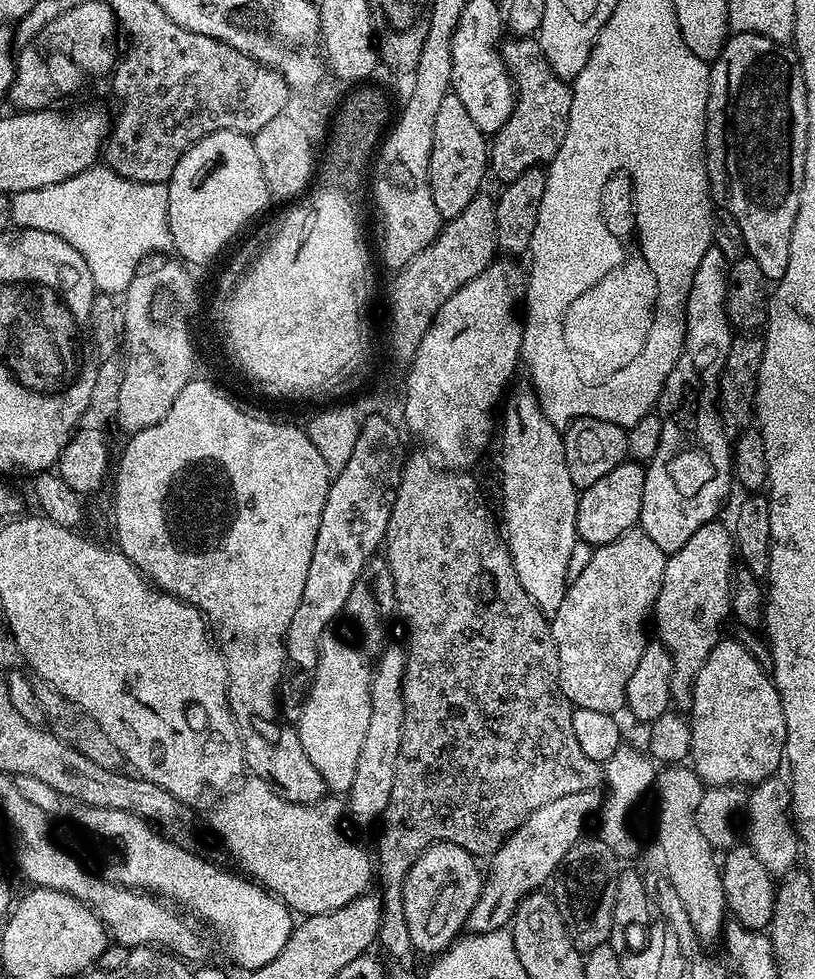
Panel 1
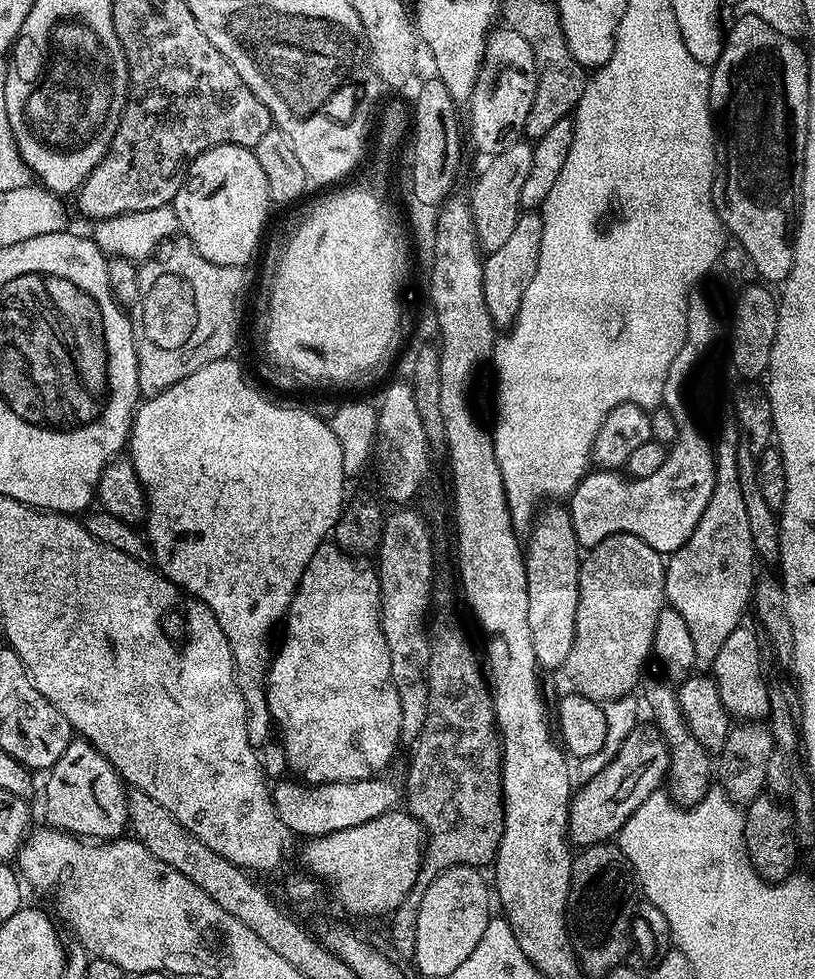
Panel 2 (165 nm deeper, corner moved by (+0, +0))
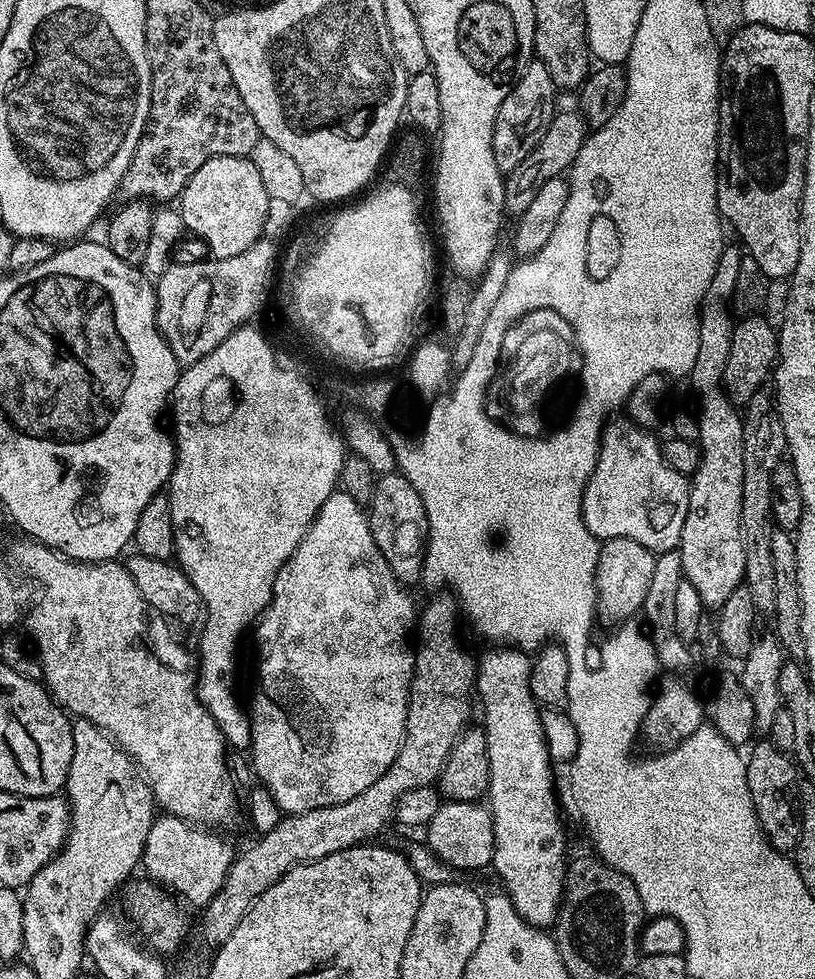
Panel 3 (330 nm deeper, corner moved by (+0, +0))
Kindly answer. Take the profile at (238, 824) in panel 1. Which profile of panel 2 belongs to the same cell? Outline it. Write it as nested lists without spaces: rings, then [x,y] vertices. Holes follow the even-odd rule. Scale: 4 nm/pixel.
[[[393,810],[370,822],[362,822],[362,826],[350,826],[350,830],[311,837],[305,843],[308,845],[304,848],[304,864],[313,877],[340,888],[340,904],[346,911],[356,916],[374,916],[382,912],[391,914],[416,884],[425,843],[424,827],[407,810]]]

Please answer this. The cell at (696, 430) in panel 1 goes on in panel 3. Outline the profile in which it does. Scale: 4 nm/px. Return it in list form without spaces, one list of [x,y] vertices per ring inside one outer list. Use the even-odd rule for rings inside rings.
[[[627,418],[616,419],[609,419],[600,433],[600,453],[596,456],[596,465],[588,476],[588,483],[584,486],[582,518],[586,522],[586,530],[590,530],[590,534],[594,534],[601,542],[610,538],[630,538],[654,554],[679,549],[682,522],[686,522],[688,509],[689,477],[668,465],[661,441],[656,441],[649,429]]]

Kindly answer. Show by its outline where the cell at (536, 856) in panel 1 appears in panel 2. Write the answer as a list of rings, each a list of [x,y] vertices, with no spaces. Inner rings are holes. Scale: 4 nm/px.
[[[651,723],[645,724],[636,725],[610,763],[573,793],[568,808],[568,834],[573,845],[585,848],[607,843],[620,832],[630,814],[663,785],[668,772],[669,751],[659,730]]]

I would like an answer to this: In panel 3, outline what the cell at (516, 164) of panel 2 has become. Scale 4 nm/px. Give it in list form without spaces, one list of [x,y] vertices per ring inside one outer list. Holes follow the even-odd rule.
[[[579,111],[560,112],[553,115],[548,127],[540,133],[534,150],[514,166],[514,170],[507,173],[504,181],[504,207],[509,213],[519,214],[530,206],[534,194],[538,194],[538,186],[550,178],[561,175],[571,169],[574,158],[578,158],[578,150],[582,150],[586,139],[586,121]]]

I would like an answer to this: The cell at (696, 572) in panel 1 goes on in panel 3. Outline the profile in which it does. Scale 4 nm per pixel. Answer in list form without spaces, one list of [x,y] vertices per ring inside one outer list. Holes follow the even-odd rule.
[[[726,246],[720,252],[718,266],[714,266],[714,278],[710,278],[710,286],[706,286],[706,294],[700,303],[700,325],[698,326],[698,354],[694,361],[694,370],[690,374],[692,380],[692,396],[696,399],[694,415],[698,422],[698,443],[700,445],[700,465],[696,473],[690,477],[688,490],[688,509],[686,522],[682,522],[682,538],[679,554],[682,560],[683,579],[698,590],[698,598],[702,598],[705,609],[716,610],[720,605],[732,599],[734,590],[744,584],[746,570],[746,550],[742,550],[742,474],[744,473],[744,418],[737,405],[728,398],[724,391],[724,371],[726,358],[730,358],[730,342],[734,327],[732,295],[734,282],[738,282],[738,270],[742,252],[739,247]]]

